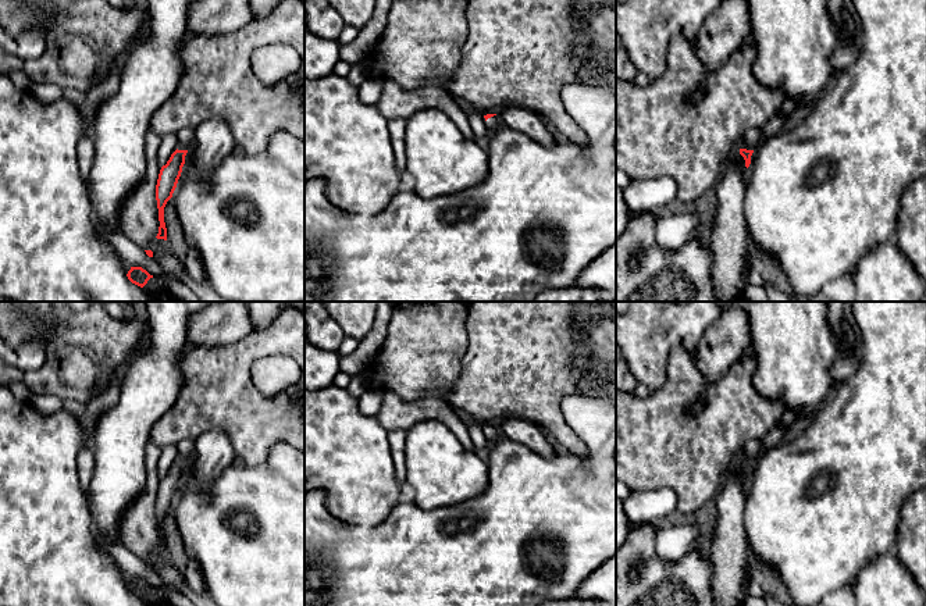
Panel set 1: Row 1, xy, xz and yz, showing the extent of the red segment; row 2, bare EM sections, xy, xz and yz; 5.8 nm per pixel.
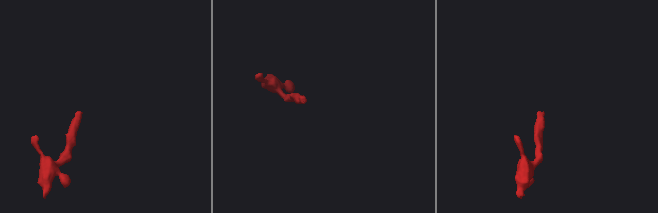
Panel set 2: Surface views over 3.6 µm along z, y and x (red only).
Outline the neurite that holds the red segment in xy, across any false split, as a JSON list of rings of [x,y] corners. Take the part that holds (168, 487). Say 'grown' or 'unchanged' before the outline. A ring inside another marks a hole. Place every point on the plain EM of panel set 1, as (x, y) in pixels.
grown | [[[186,439],[178,445],[178,459],[171,466],[165,477],[161,478],[157,496],[156,496],[156,511],[159,520],[159,545],[157,550],[167,552],[167,539],[164,534],[164,518],[167,513],[172,509],[177,499],[178,491],[185,475],[185,467],[193,457],[195,441]]]

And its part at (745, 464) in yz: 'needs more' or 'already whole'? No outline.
needs more

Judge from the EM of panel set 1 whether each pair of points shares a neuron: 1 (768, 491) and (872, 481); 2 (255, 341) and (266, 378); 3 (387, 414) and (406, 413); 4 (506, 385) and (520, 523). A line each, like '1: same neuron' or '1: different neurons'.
1: same neuron
2: different neurons
3: same neuron
4: different neurons

